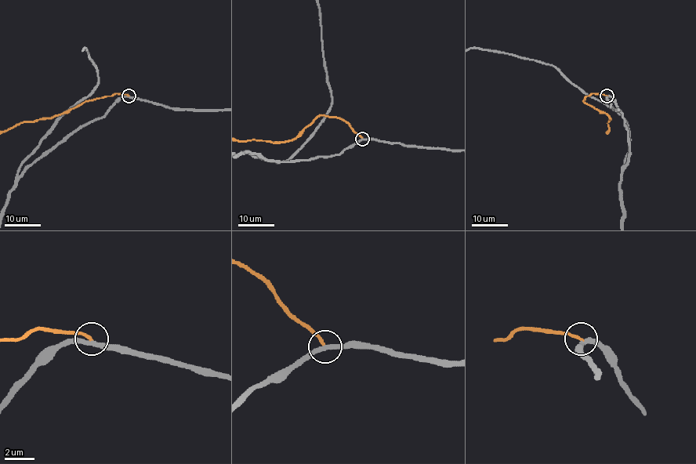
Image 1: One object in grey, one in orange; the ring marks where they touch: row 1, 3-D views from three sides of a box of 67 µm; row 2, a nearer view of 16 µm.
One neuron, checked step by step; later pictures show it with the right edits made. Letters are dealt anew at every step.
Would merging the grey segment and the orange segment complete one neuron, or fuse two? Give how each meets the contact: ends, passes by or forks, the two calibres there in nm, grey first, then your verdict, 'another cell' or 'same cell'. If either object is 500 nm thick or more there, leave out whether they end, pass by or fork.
grey passes by | orange ends | 320/190 nm | another cell

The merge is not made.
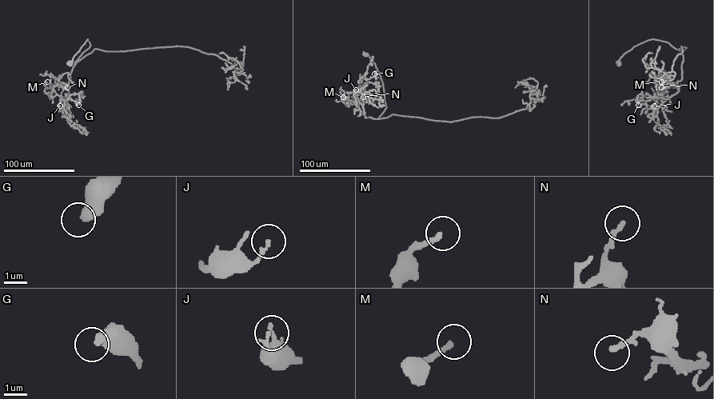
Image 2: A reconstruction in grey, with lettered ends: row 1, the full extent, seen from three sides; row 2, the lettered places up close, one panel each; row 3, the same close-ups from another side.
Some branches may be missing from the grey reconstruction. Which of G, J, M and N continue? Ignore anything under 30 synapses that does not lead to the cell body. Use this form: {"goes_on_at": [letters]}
{"goes_on_at": ["M"]}

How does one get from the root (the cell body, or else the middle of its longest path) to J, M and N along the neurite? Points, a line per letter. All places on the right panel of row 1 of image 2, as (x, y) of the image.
J: (619, 63), (625, 53), (652, 39), (668, 42), (682, 53), (678, 92), (659, 97), (659, 104), (654, 105)
M: (619, 63), (648, 40), (668, 42), (683, 53), (682, 78), (667, 88), (661, 81)
N: (619, 63), (625, 53), (648, 40), (668, 42), (683, 53), (682, 78), (677, 85), (661, 87)

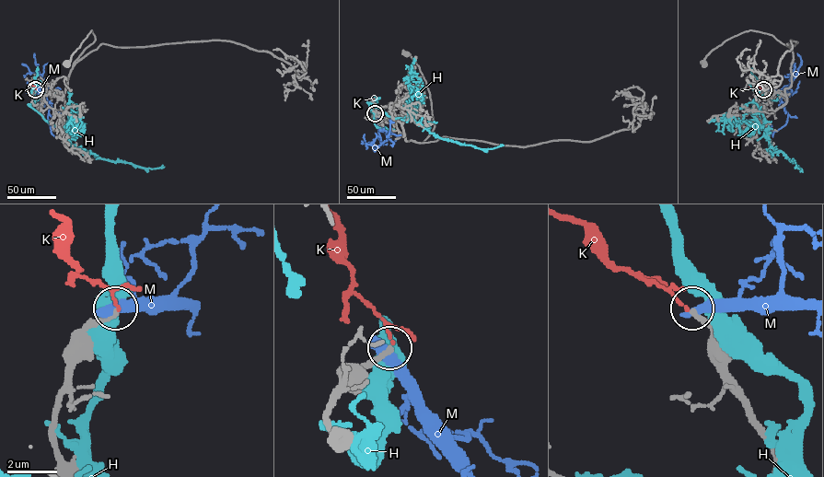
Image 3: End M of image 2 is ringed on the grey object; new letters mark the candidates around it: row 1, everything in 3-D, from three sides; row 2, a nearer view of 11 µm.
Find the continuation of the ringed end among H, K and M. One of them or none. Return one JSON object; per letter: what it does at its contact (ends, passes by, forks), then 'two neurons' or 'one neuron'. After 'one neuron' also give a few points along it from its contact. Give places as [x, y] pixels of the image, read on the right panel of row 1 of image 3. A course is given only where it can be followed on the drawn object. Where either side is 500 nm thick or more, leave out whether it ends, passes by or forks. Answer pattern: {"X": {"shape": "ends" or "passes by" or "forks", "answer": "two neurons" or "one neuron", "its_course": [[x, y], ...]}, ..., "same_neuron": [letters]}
{"H": {"answer": "two neurons"}, "K": {"shape": "passes by", "answer": "two neurons"}, "M": {"answer": "two neurons"}, "same_neuron": []}

